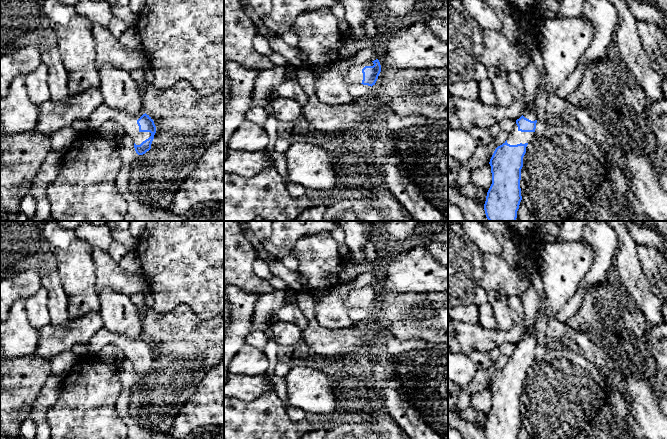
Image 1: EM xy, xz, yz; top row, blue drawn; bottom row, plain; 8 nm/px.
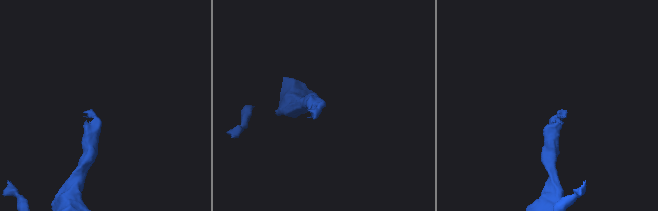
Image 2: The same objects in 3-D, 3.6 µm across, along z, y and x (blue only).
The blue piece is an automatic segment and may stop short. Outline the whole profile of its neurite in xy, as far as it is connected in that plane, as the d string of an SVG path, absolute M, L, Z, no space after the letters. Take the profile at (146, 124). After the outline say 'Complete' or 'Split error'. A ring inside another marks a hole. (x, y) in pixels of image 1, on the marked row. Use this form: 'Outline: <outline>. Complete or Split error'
Outline: M102 104L87 119L88 130L96 130L104 121L118 123L125 134L134 141L134 148L138 155L143 155L151 149L156 126L153 119L146 113L128 114Z. Split error

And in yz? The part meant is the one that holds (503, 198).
Outline: M537 102L527 105L526 111L516 120L508 139L498 146L491 159L492 184L487 192L484 210L489 221L516 221L517 211L522 200L520 180L523 167L523 157L527 145L535 138L537 123Z. Split error

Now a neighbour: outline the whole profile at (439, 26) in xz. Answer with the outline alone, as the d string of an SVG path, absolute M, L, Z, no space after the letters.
M431 17L426 23L435 36L448 44L448 18Z

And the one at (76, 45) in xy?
M46 0L44 12L58 39L59 54L68 73L69 94L79 94L101 84L95 65L95 41L89 19L80 16L74 5Z

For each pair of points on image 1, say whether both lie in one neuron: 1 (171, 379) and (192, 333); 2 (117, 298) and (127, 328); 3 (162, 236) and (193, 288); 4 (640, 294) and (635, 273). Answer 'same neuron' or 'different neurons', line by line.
1: same neuron
2: same neuron
3: same neuron
4: same neuron

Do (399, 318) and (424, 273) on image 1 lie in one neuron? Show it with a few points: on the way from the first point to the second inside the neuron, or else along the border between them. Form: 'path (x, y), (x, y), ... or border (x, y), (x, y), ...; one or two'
border (437, 291), (392, 293); two

